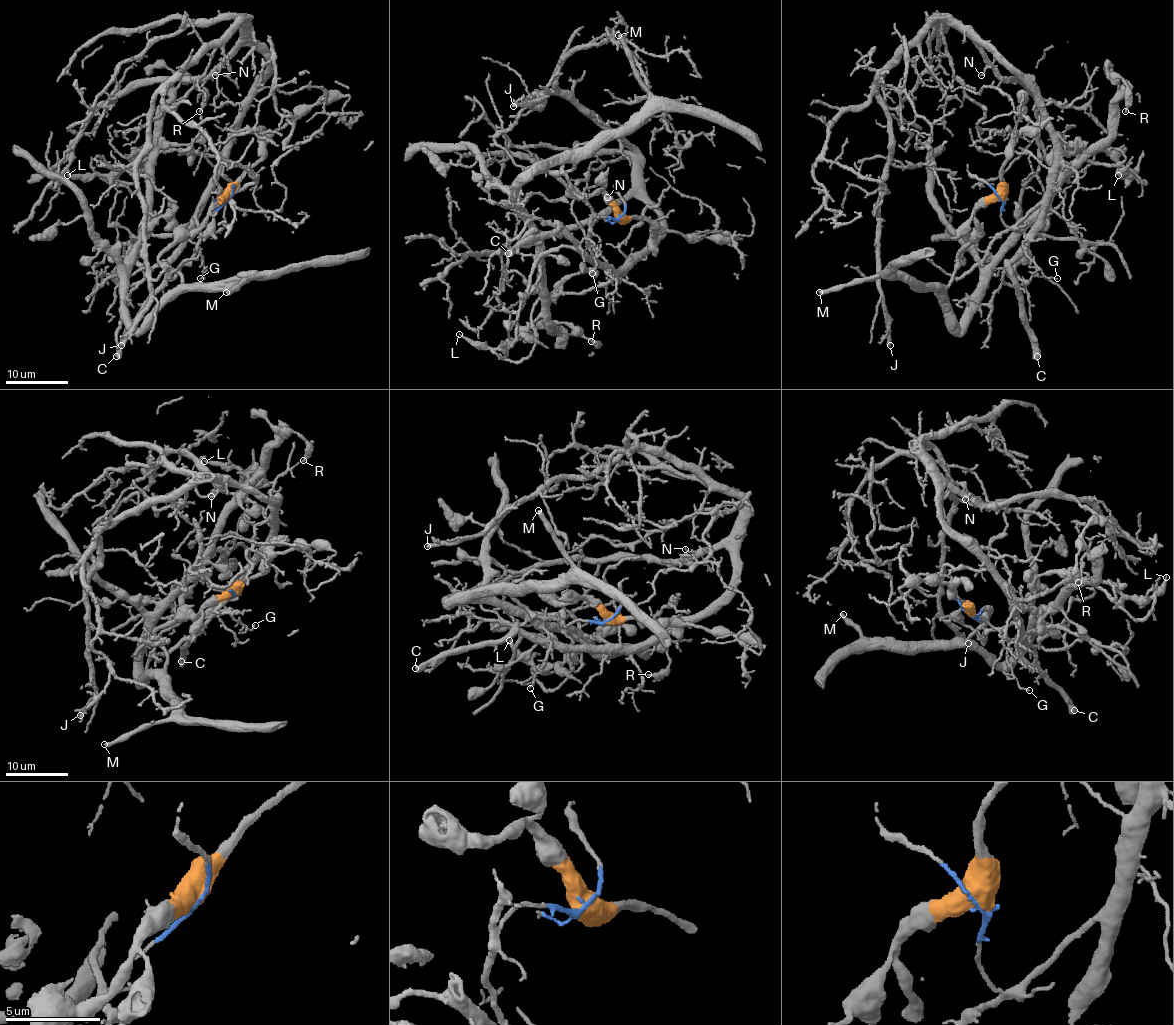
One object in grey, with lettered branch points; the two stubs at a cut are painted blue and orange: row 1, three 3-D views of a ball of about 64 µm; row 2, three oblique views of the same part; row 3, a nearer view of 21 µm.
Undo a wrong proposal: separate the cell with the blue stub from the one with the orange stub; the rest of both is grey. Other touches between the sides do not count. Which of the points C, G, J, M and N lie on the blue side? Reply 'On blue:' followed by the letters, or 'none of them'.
On blue: C, G, J, N

